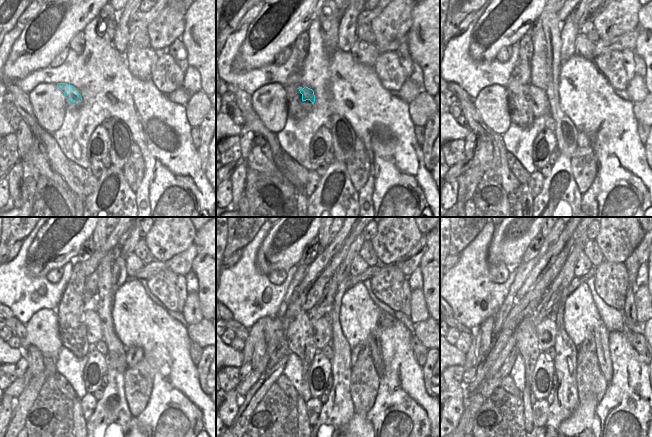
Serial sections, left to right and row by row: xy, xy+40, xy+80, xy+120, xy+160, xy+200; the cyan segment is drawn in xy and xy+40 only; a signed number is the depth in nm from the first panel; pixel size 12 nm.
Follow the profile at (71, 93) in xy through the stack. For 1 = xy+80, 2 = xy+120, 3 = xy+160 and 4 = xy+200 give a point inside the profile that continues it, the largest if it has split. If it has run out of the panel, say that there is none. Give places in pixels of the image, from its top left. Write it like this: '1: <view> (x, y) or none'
1: xy+80 (542, 107)
2: xy+120 (94, 332)
3: xy+160 (322, 329)
4: xy+200 (546, 330)

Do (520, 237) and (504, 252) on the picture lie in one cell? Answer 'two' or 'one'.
one

